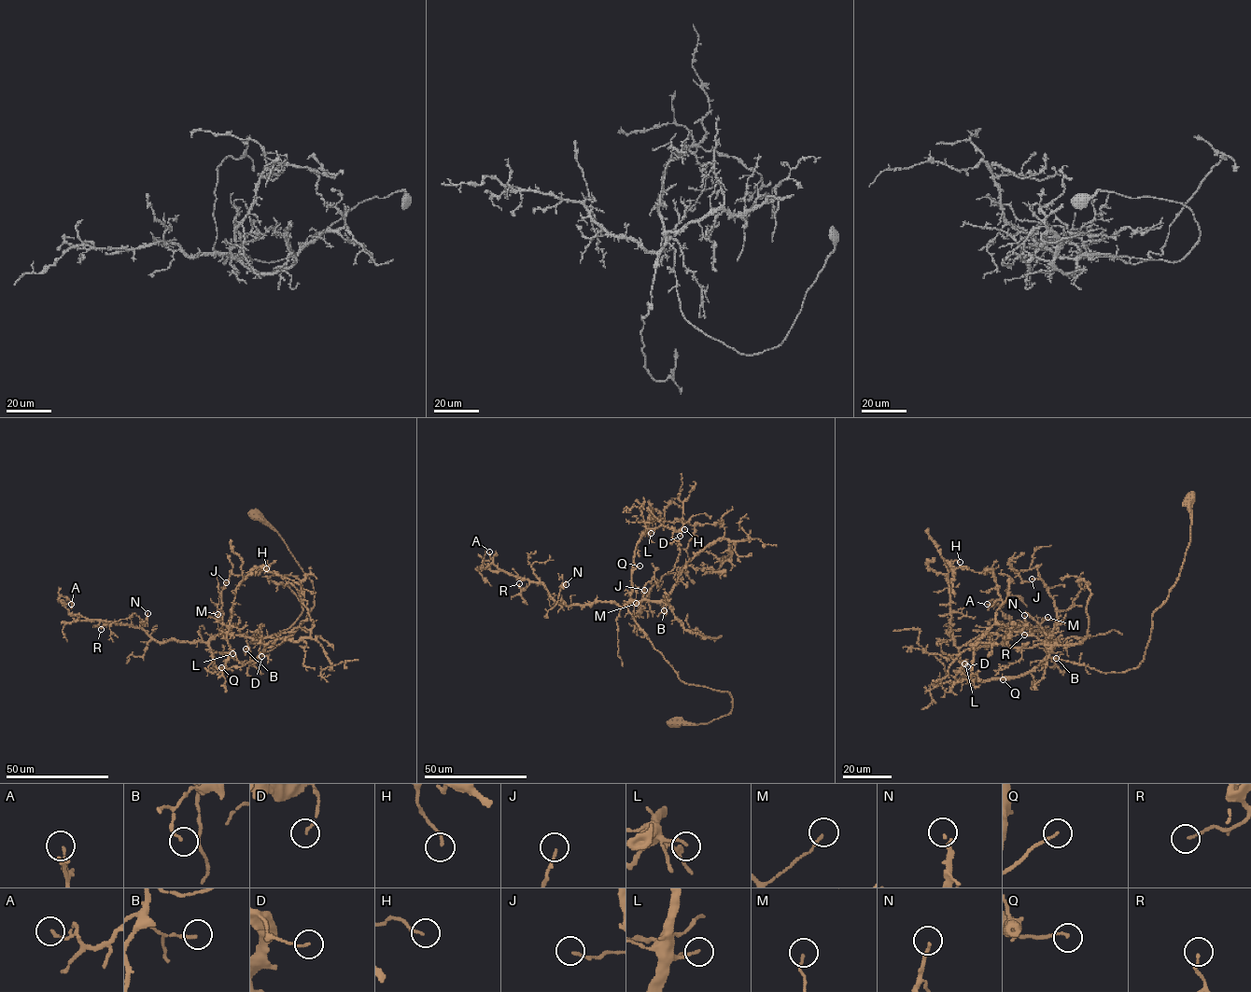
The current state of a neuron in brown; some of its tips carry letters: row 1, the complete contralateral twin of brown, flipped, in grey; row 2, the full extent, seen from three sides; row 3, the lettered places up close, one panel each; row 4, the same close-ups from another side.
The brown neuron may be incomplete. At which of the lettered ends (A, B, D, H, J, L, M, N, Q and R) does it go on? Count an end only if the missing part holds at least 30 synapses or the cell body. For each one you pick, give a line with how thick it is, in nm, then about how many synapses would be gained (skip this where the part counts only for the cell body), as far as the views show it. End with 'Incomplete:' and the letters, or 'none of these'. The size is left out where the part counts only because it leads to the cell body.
N: 160 nm thick; about 30 synapses
Incomplete: N

